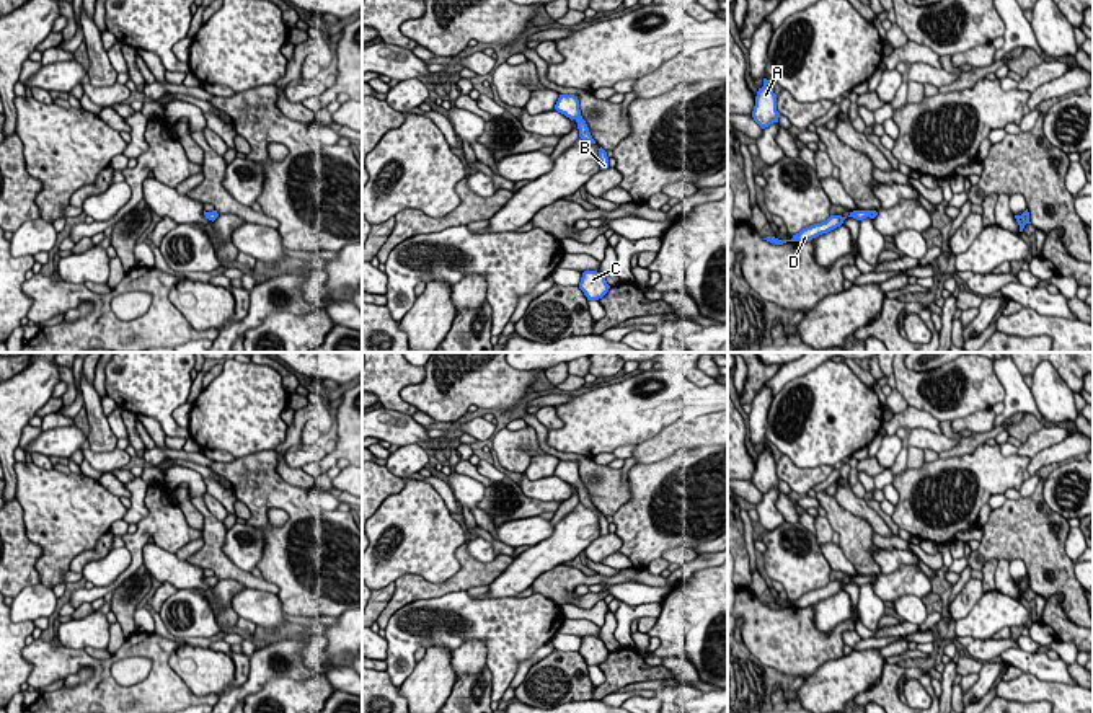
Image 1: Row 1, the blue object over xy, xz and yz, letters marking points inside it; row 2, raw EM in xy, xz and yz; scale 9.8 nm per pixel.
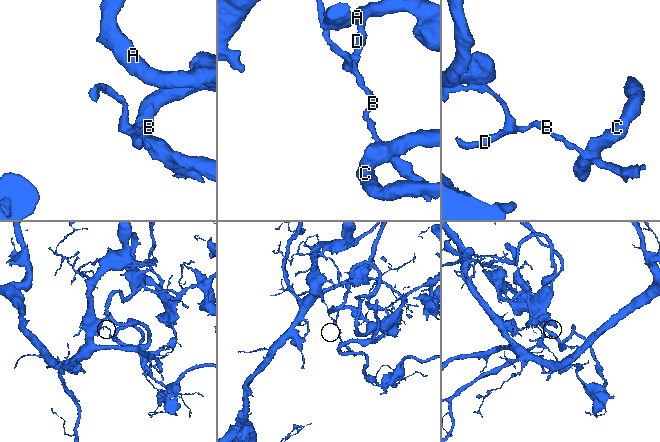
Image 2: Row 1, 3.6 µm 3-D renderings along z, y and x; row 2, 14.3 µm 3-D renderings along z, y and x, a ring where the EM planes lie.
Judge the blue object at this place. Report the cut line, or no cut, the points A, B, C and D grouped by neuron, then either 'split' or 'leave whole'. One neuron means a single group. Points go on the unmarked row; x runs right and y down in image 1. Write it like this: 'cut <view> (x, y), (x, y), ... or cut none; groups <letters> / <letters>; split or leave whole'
cut xz (581, 482), (576, 485); groups A B C / D; split

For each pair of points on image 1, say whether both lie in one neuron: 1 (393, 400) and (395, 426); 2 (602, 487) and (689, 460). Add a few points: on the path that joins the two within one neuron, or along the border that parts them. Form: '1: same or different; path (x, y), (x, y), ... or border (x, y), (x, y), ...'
1: different; border (382, 405), (411, 416)
2: different; border (628, 482), (630, 498), (612, 514)

